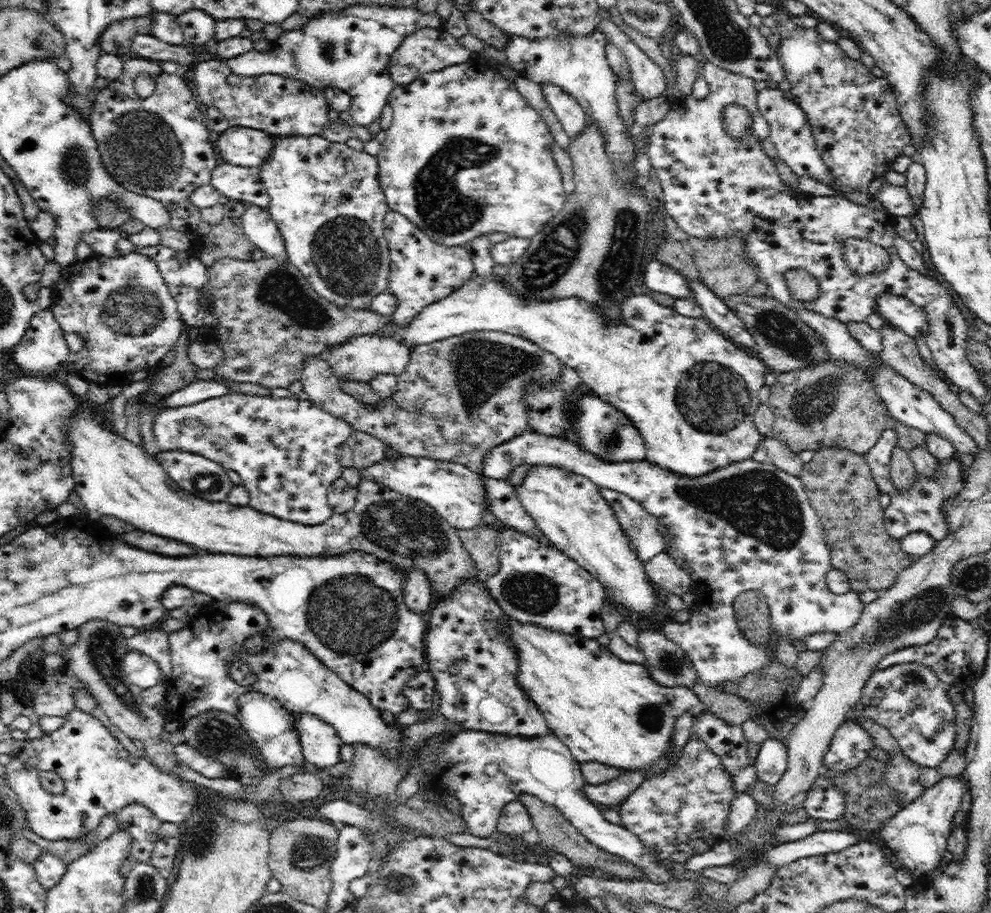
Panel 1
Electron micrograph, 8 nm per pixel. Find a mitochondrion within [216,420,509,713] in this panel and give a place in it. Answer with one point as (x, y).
(351, 613)

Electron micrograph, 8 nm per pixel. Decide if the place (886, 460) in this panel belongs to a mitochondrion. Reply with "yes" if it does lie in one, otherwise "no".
no

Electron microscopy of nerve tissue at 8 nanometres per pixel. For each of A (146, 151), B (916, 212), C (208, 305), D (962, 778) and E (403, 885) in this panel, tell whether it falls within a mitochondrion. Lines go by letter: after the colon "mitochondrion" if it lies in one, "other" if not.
A: mitochondrion
B: other
C: other
D: other
E: mitochondrion

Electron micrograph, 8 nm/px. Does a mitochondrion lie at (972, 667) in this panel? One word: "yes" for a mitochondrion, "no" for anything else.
no

